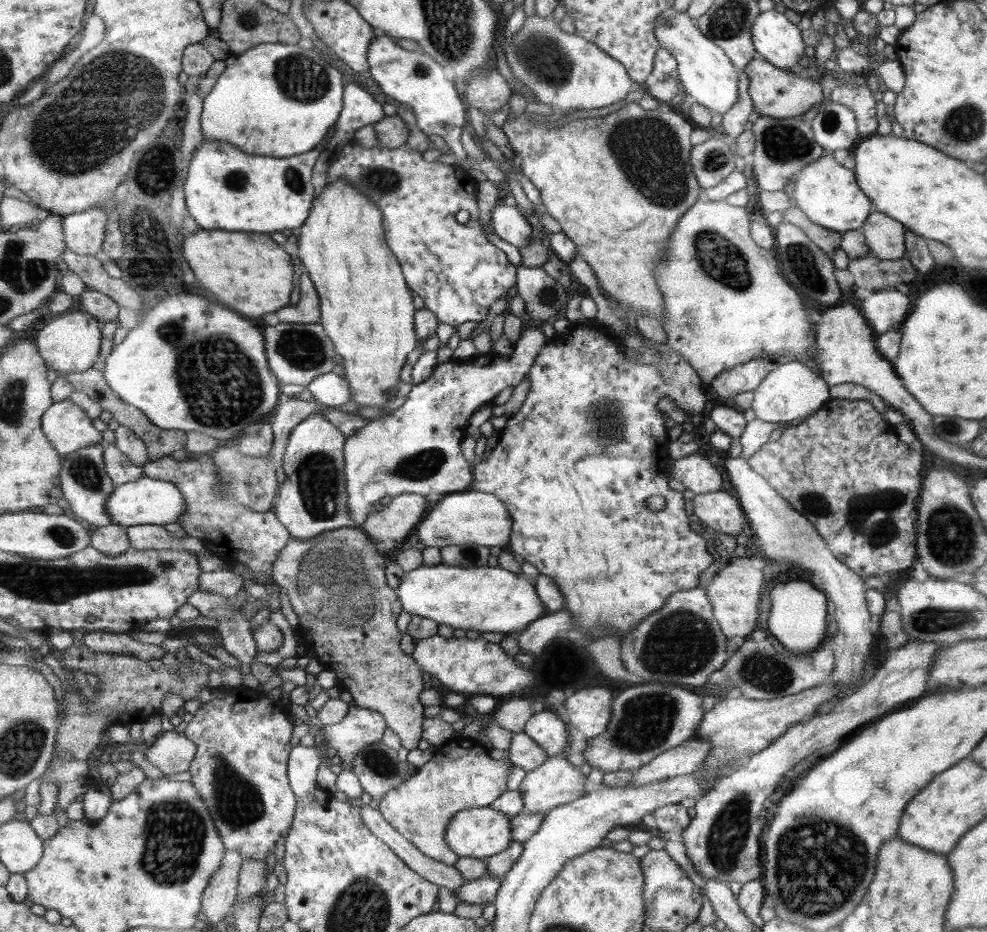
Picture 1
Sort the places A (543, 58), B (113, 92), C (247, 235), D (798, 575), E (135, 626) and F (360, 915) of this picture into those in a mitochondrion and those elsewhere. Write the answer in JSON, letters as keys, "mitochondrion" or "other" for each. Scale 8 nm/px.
{"A":"mitochondrion","B":"mitochondrion","C":"other","D":"other","E":"other","F":"mitochondrion"}

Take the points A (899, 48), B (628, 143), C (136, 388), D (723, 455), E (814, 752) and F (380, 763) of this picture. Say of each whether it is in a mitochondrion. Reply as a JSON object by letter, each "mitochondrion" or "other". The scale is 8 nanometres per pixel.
{"A":"other","B":"mitochondrion","C":"other","D":"other","E":"other","F":"mitochondrion"}

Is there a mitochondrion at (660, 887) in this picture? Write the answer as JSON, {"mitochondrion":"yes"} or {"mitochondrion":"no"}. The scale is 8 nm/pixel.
{"mitochondrion":"no"}

